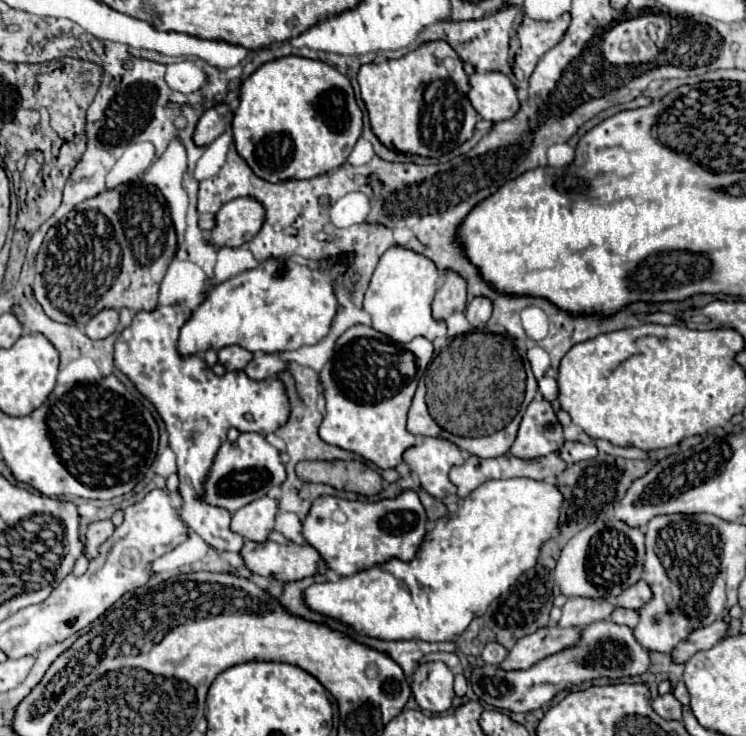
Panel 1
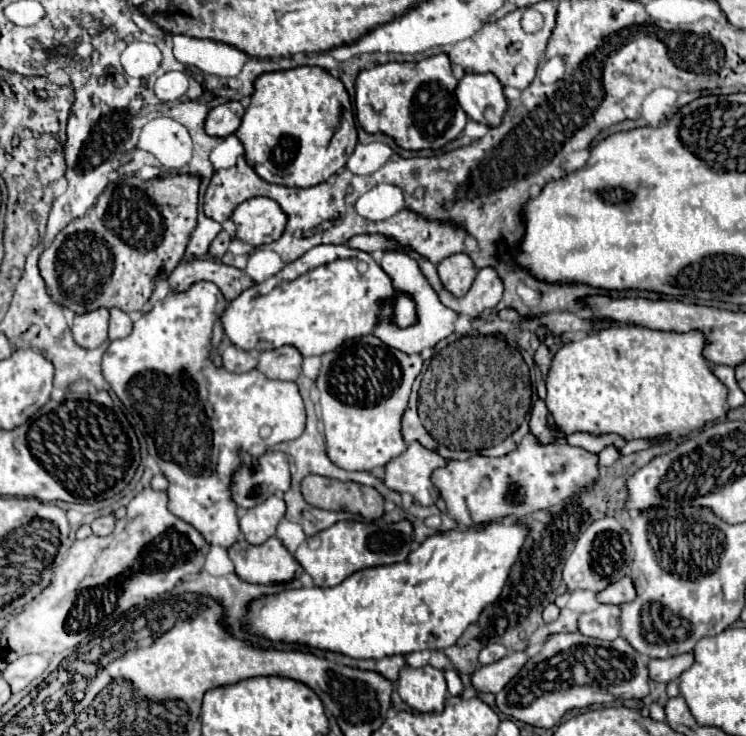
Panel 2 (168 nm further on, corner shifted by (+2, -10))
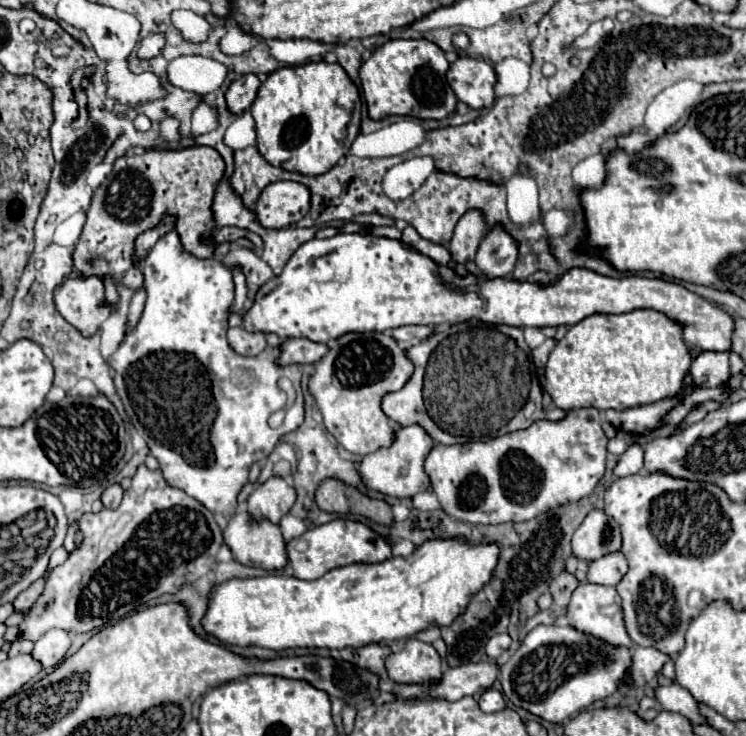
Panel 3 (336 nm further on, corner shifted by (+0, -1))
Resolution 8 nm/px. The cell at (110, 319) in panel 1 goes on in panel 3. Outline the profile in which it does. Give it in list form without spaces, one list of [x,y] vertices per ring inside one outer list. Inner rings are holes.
[[[67,275],[55,291],[55,309],[73,323],[83,335],[93,335],[99,325],[111,315],[103,307],[103,281],[99,277]]]

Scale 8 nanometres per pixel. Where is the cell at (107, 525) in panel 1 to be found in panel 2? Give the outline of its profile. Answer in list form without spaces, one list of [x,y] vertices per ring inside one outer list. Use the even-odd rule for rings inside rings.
[[[113,514],[101,516],[101,518],[97,518],[97,520],[91,524],[91,530],[93,530],[93,534],[97,534],[97,536],[109,536],[109,534],[113,532],[113,524],[115,524]]]

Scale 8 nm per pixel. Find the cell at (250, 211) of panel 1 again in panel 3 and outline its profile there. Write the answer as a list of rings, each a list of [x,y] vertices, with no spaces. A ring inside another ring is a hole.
[[[277,181],[257,199],[255,213],[259,223],[269,229],[293,227],[311,209],[311,191],[297,181]]]

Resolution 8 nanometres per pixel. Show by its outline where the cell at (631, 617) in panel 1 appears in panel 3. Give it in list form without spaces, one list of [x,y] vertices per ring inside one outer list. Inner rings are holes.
[[[579,583],[575,593],[571,595],[571,601],[567,605],[567,621],[573,629],[587,633],[591,637],[597,637],[601,641],[607,641],[609,645],[623,645],[633,647],[633,641],[627,637],[625,625],[623,625],[623,609],[621,609],[621,597],[615,591],[615,587],[607,585],[595,585],[595,583]]]

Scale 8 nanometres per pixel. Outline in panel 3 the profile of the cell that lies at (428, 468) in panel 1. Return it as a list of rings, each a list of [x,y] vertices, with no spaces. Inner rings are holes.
[[[409,425],[409,427],[401,427],[395,431],[395,441],[389,447],[377,449],[375,453],[365,455],[359,461],[359,477],[365,483],[367,489],[371,491],[379,491],[383,495],[389,497],[413,497],[425,489],[429,489],[429,477],[423,469],[423,461],[429,455],[429,451],[433,449],[433,439],[419,427],[419,425]]]

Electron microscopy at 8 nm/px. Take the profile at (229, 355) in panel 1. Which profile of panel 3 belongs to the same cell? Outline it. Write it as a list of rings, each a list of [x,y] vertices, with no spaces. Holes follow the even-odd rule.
[[[231,327],[227,339],[229,345],[241,355],[259,355],[267,347],[265,333],[249,333],[243,327]]]

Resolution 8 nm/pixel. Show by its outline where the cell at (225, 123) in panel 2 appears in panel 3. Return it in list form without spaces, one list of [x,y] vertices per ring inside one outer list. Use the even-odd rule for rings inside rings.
[[[247,73],[247,75],[237,77],[237,79],[229,85],[229,89],[227,89],[227,93],[225,93],[229,109],[231,109],[233,113],[243,113],[243,111],[247,111],[247,109],[251,107],[253,99],[255,99],[255,95],[257,95],[259,85],[261,85],[261,81],[259,81],[259,77],[253,75],[253,73]]]

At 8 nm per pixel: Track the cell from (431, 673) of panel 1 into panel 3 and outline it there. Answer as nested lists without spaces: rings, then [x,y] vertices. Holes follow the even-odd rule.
[[[407,639],[405,647],[385,661],[387,675],[395,683],[427,683],[441,677],[441,657],[433,645]]]

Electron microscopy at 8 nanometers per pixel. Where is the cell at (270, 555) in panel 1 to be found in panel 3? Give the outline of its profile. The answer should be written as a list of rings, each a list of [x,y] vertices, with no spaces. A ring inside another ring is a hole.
[[[247,511],[235,513],[229,517],[229,525],[223,531],[225,543],[233,551],[233,557],[249,567],[261,567],[261,569],[281,569],[287,565],[287,553],[285,553],[285,541],[279,531],[279,525],[273,525],[271,521],[255,521]]]

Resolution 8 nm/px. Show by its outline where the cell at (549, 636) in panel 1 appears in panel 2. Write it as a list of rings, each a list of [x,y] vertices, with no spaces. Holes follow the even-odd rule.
[[[525,650],[513,652],[495,664],[481,666],[479,670],[475,670],[471,676],[471,682],[481,692],[497,694],[509,680],[513,680],[519,674],[521,666],[525,666],[527,660],[529,660],[529,656]]]

